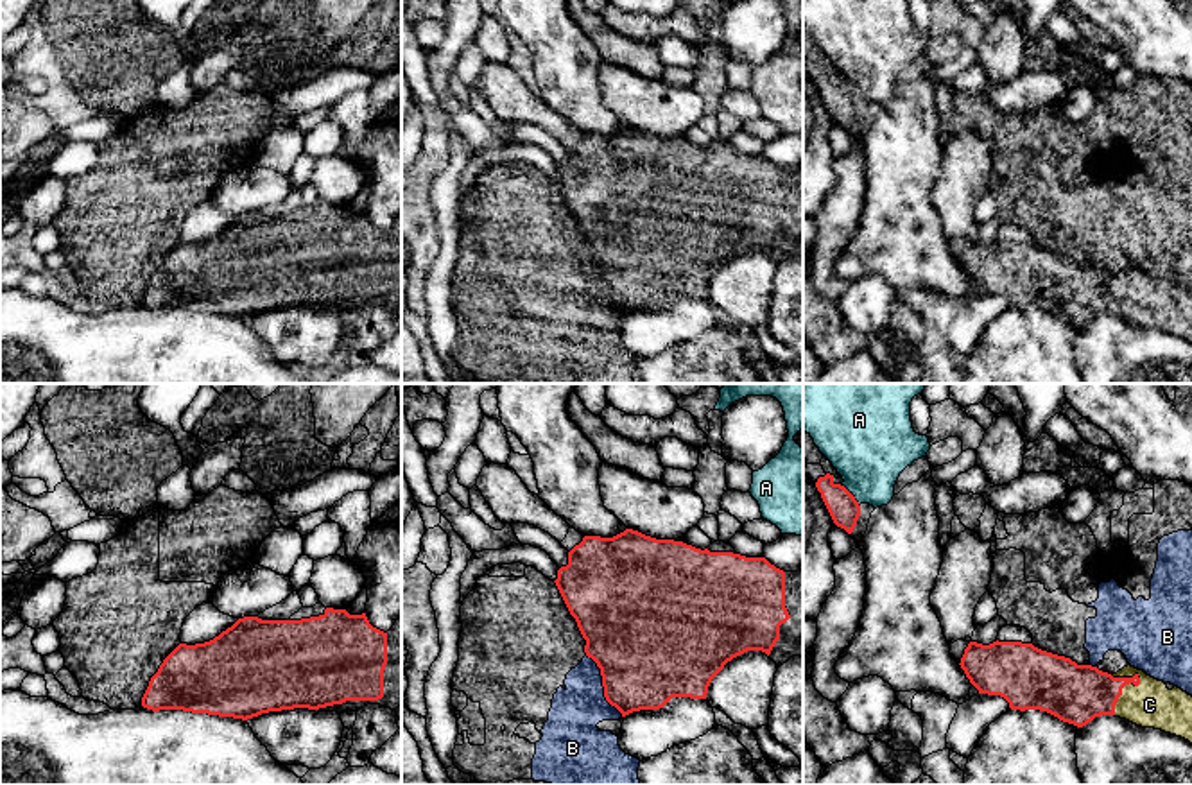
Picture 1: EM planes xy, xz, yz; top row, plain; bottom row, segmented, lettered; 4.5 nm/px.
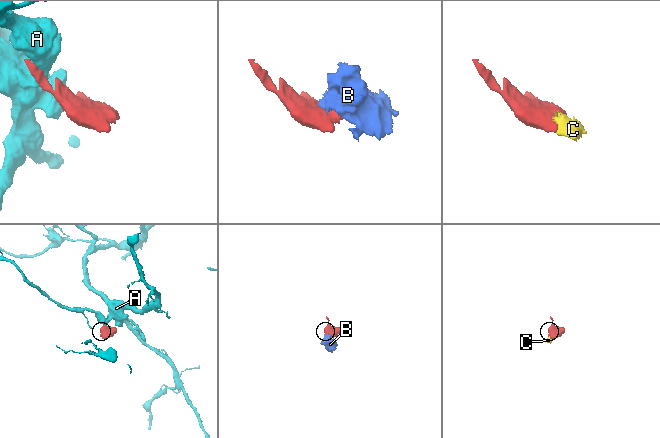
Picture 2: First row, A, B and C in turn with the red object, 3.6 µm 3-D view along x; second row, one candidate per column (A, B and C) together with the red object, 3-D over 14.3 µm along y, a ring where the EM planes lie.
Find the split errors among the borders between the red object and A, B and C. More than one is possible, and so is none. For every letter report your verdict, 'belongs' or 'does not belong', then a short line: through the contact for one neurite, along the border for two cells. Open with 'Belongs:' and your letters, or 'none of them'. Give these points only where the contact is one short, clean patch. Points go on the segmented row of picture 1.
Belongs: C
A: does not belong | yz (843, 484), (859, 506)
B: does not belong | xz (587, 655), (599, 669), (603, 696), (622, 717)
C: belongs

